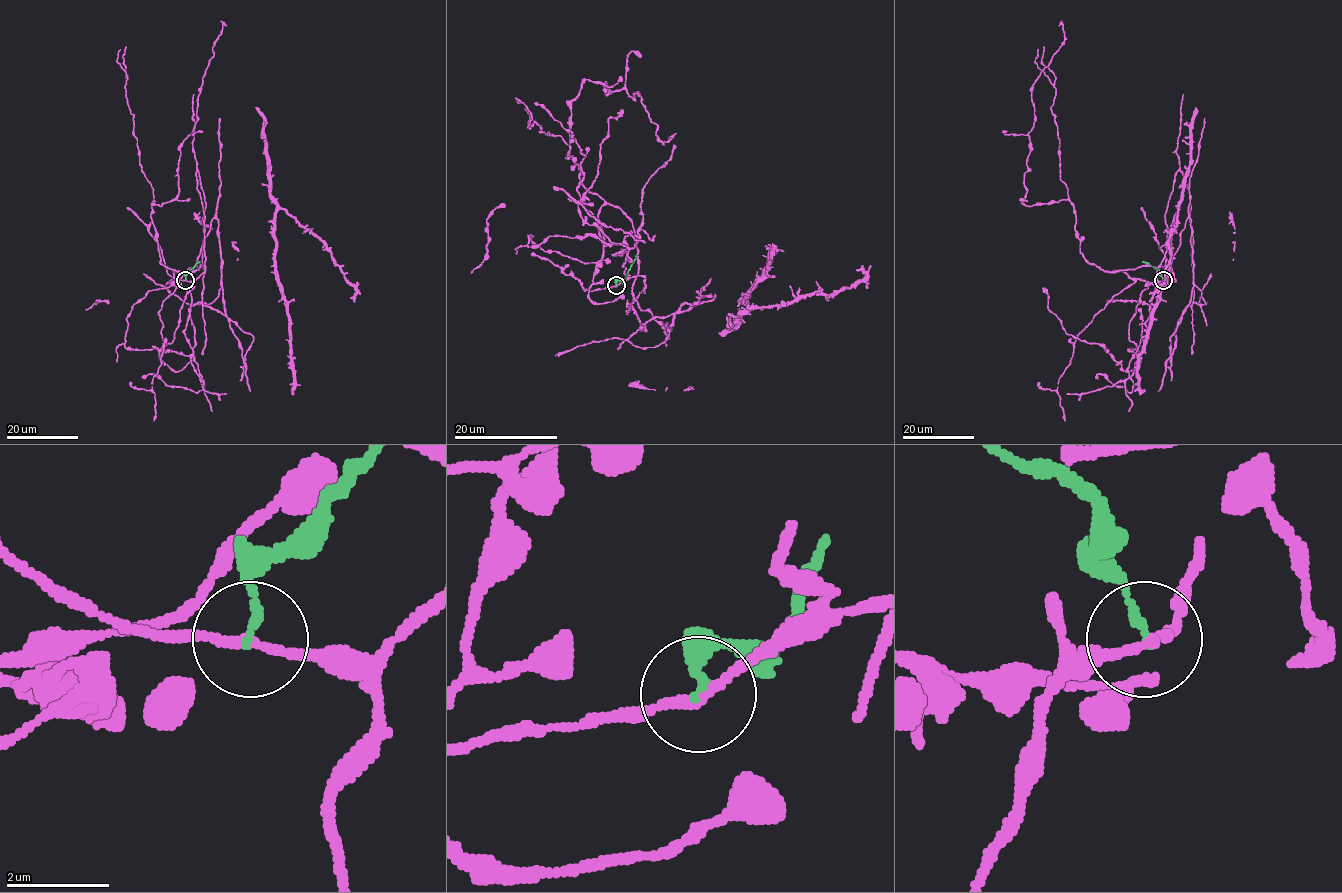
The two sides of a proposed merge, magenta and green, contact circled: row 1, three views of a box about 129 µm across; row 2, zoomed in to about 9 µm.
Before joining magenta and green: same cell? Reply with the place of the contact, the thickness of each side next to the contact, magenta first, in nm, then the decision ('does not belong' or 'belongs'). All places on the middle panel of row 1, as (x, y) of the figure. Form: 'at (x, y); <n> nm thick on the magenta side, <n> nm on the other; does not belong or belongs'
at (616, 285); 180 nm thick on the magenta side, 160 nm on the other; does not belong

